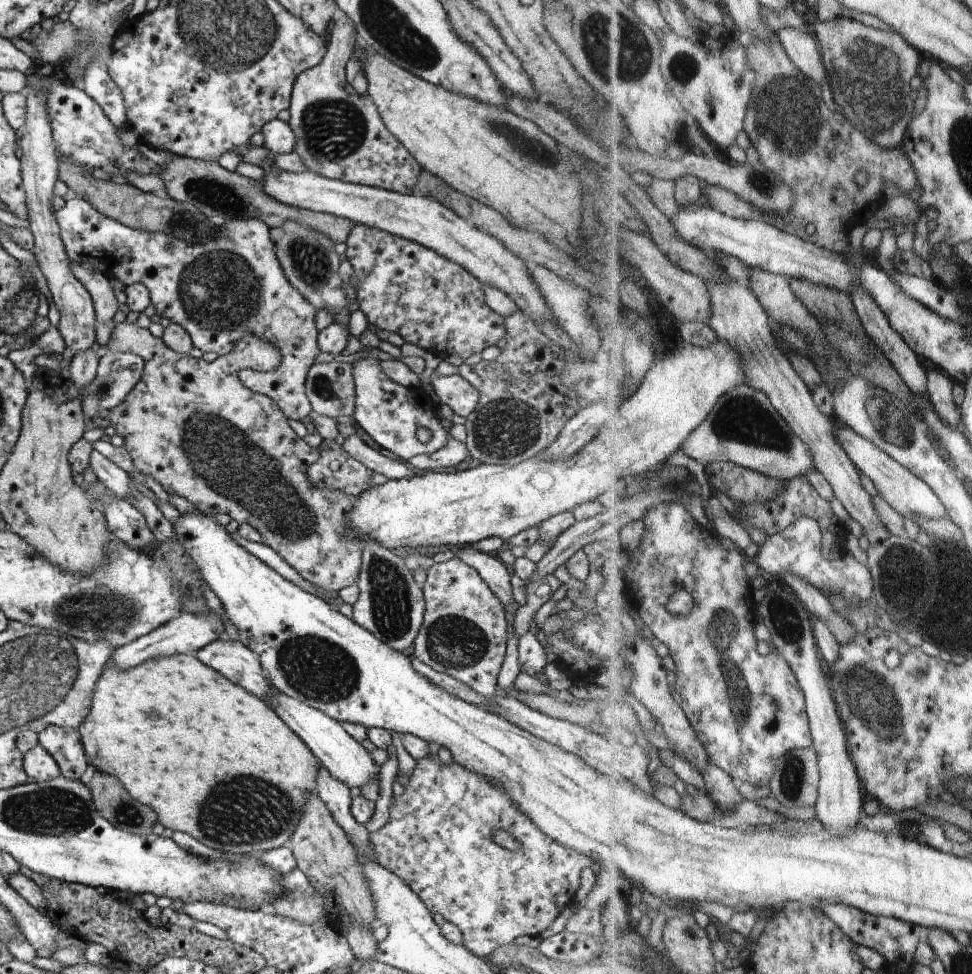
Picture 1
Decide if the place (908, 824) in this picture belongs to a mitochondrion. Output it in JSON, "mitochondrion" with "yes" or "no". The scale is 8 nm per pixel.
{"mitochondrion":"no"}

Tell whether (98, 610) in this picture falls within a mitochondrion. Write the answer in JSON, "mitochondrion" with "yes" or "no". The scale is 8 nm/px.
{"mitochondrion":"yes"}

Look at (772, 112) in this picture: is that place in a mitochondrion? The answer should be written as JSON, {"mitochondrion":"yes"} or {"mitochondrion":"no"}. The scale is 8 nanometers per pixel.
{"mitochondrion":"yes"}

